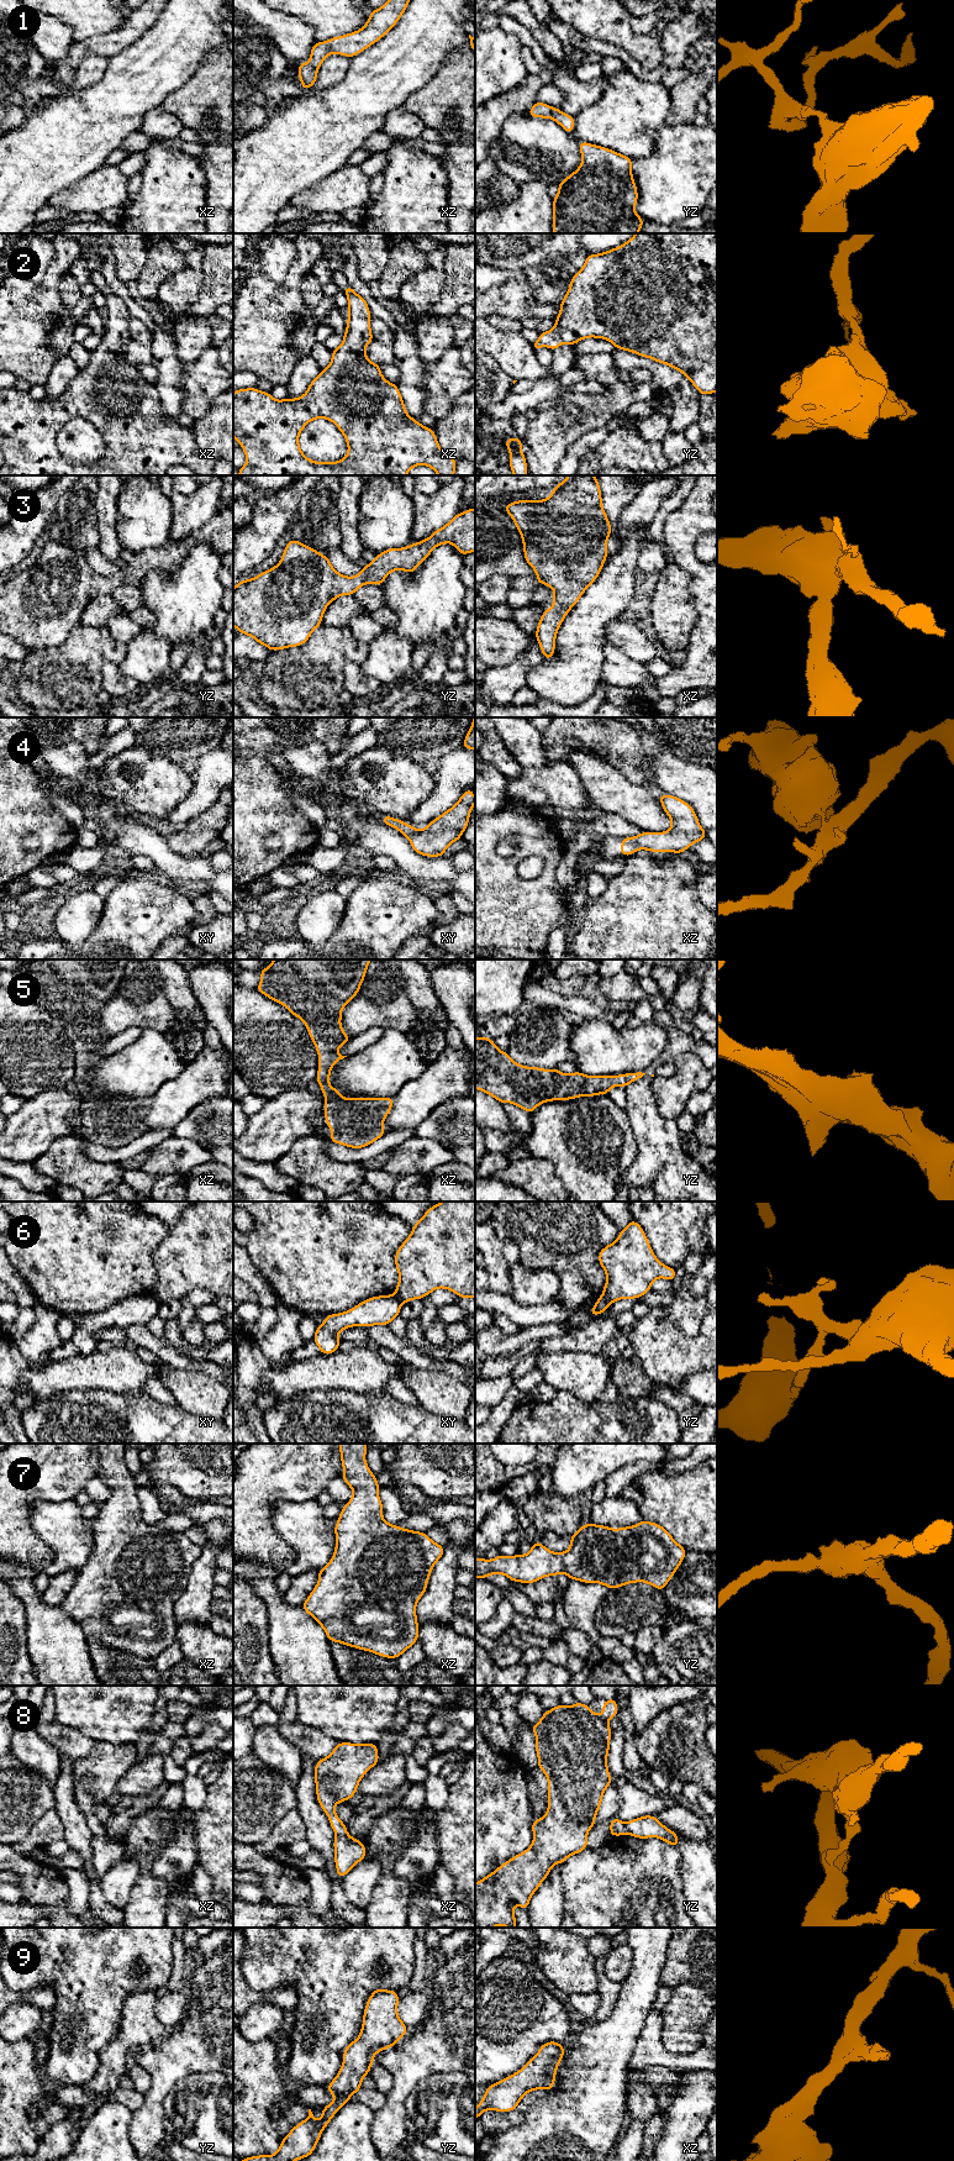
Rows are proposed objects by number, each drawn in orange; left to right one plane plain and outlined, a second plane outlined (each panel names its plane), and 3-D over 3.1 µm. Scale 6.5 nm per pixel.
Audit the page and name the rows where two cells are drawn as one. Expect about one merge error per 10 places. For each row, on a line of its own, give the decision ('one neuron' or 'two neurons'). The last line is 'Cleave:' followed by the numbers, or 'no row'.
1: one neuron
2: one neuron
3: one neuron
4: one neuron
5: one neuron
6: two neurons
7: one neuron
8: two neurons
9: one neuron
Cleave: 6, 8

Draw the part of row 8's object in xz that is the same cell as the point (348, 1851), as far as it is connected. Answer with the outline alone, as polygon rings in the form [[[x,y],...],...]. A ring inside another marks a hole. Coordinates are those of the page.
[[[336,1836],[334,1863],[338,1878],[343,1878],[359,1861],[365,1858],[365,1846],[352,1836]]]

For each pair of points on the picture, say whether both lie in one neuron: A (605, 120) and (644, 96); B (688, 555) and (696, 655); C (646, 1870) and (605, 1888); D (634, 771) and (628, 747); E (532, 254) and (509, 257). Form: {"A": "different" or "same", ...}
{"A": "same", "B": "same", "C": "same", "D": "same", "E": "same"}

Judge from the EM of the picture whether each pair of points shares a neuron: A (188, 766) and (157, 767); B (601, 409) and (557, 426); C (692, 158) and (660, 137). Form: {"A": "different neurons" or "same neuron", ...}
{"A": "different neurons", "B": "same neuron", "C": "same neuron"}

